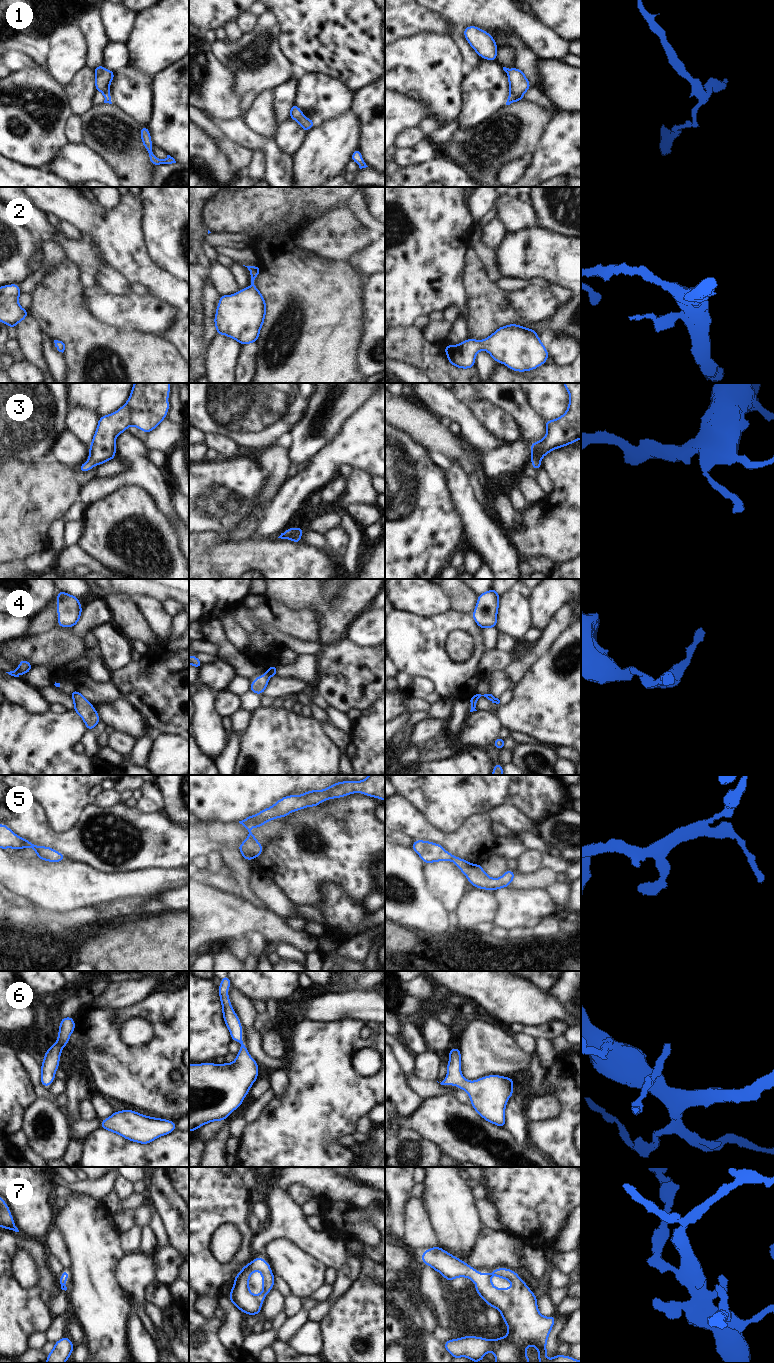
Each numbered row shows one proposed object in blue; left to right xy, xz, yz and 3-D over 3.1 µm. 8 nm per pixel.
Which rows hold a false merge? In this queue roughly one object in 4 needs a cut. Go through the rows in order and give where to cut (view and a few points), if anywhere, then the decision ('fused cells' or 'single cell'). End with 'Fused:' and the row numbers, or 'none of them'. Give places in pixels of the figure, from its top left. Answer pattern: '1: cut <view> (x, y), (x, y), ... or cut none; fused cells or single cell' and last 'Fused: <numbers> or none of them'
1: cut none; single cell
2: cut none; single cell
3: cut none; single cell
4: cut yz (479, 692), (480, 695); fused cells
5: cut none; single cell
6: cut none; single cell
7: cut none; single cell
Fused: 4

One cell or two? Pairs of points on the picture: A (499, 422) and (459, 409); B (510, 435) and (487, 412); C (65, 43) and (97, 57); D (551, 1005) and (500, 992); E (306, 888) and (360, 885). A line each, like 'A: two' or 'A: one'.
A: two
B: one
C: two
D: one
E: one

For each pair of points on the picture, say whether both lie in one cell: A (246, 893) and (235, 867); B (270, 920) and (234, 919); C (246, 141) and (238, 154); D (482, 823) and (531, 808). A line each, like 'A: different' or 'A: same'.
A: same
B: same
C: different
D: different

